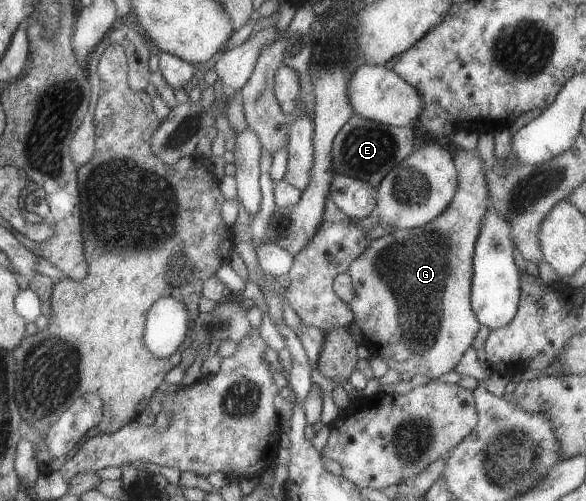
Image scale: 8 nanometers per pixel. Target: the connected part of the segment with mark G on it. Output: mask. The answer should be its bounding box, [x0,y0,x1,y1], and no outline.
[347,148,486,379]

